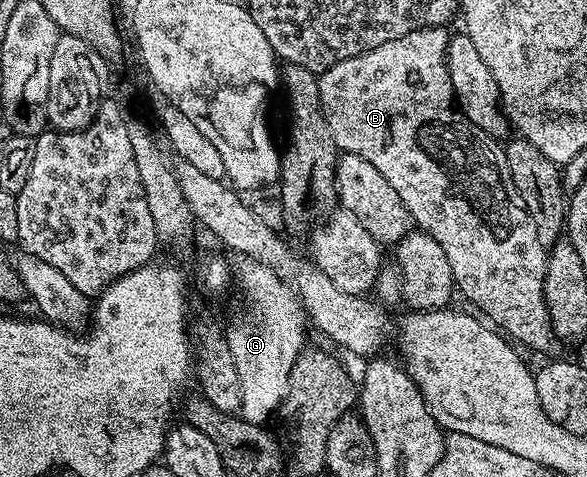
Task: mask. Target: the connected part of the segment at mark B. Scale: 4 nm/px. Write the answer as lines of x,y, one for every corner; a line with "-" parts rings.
427,25
423,29
409,31
409,35
401,35
401,39
389,39
389,43
381,43
381,47
373,47
373,51
365,51
353,59
345,59
341,63
329,67
324,73
318,74
319,102
323,108
323,118
329,127
329,135
333,135
335,146
344,153
361,155
361,159
373,163
373,167
377,167
377,171
381,171
381,175
385,175
385,179
389,179
389,187
393,187
393,191
397,191
397,195
401,195
401,203
405,203
412,222
422,232
433,235
433,239
437,239
437,243
441,243
441,248
445,250
445,259
449,259
449,267
453,267
456,290
460,294
464,293
480,309
480,311
478,310
480,314
488,313
492,317
490,320
512,342
518,343
520,346
528,345
531,349
547,349
550,347
551,341
553,342
549,311
545,307
543,298
543,280
547,274
548,250
545,245
543,249
542,243
539,242
542,241
541,235
536,231
533,219
529,215
521,195
517,195
517,187
513,187
513,179
509,175
509,163
503,154
504,146
496,138
481,131
481,127
477,127
469,119
465,119
465,115
455,103
453,83
449,79
447,70
448,36
448,30
444,26

